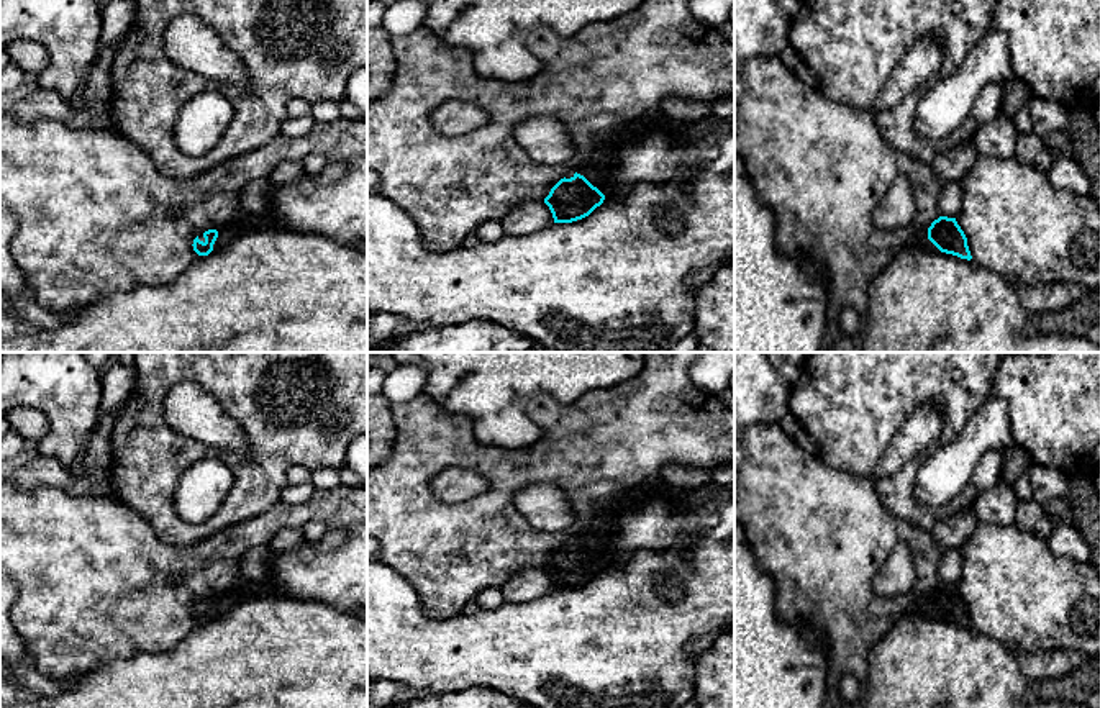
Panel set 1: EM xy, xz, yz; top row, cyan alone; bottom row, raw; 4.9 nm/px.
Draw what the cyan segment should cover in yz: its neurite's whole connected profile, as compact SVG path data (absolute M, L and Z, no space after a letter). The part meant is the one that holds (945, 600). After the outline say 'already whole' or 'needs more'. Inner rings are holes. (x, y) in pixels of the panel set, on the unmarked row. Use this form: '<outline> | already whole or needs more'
M939 583L931 592L911 600L913 613L923 618L941 618L970 628L967 605L956 585Z | needs more

